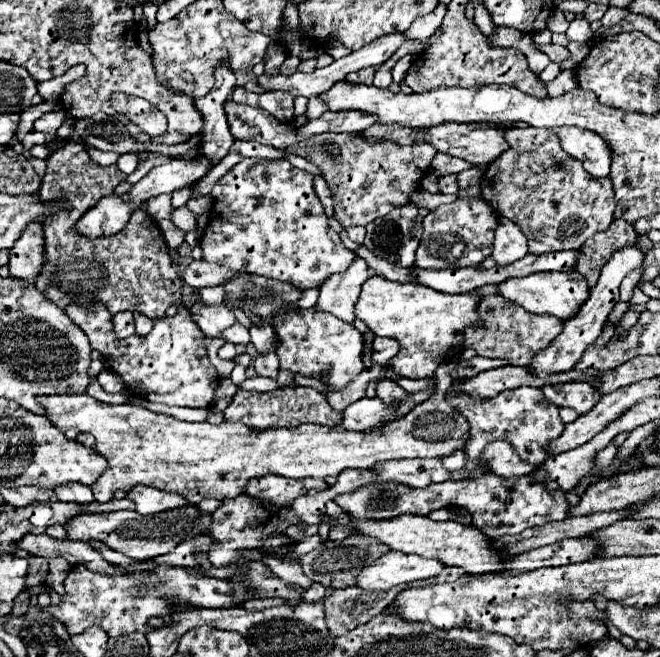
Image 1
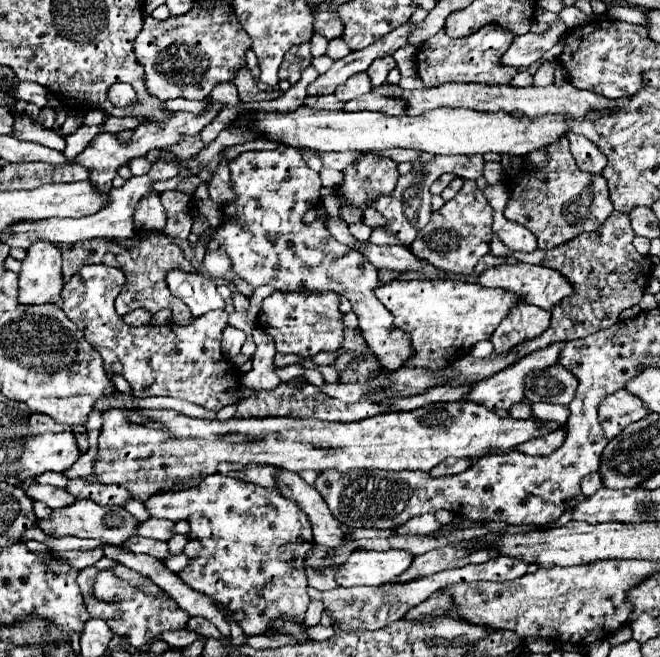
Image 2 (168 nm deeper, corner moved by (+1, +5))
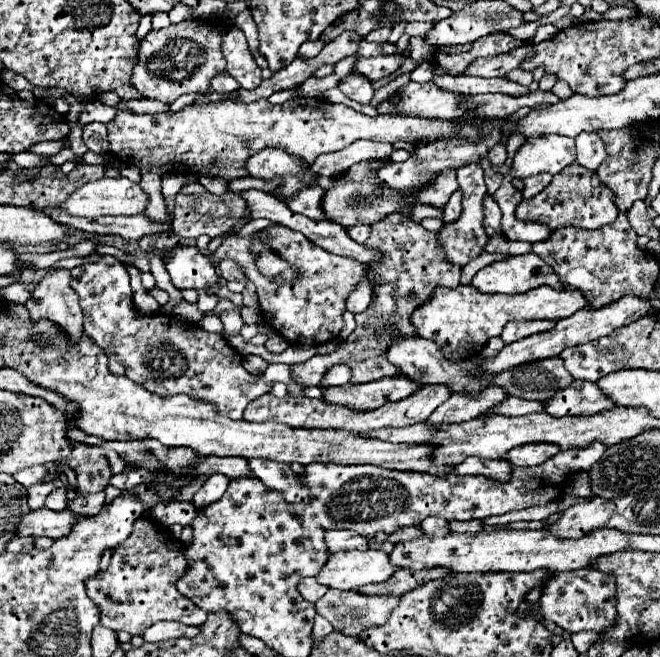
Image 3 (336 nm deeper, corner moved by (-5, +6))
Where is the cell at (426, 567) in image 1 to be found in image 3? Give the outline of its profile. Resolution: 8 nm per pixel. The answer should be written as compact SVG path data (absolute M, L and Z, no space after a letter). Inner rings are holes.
M356 551L334 553L328 557L316 581L328 589L350 591L368 583L380 583L392 577L396 567L390 563L388 553L384 551Z

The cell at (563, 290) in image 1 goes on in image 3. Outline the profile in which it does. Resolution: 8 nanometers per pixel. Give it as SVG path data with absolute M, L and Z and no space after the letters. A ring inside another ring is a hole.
M534 253L496 261L480 269L472 279L472 287L482 293L516 295L516 293L526 293L528 289L536 289L540 285L550 285L552 289L564 289L554 269L550 269L550 265L546 265Z

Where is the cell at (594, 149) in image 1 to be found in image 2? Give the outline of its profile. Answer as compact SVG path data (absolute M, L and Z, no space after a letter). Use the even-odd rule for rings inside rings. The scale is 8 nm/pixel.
M566 134L566 138L570 140L570 150L580 170L592 172L592 174L600 174L604 170L606 158L592 140L580 134Z

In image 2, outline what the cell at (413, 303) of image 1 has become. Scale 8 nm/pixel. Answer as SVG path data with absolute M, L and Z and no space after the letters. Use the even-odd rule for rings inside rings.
M392 280L376 288L376 298L394 316L394 324L410 336L414 354L408 362L404 362L404 366L424 366L424 370L442 370L444 366L450 366L458 356L464 358L464 354L470 354L476 342L490 340L492 332L508 314L508 310L520 302L516 294L502 288L484 288L476 282L460 280Z

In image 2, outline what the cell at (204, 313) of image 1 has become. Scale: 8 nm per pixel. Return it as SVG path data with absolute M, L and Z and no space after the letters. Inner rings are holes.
M170 270L166 282L170 292L190 308L192 316L202 316L210 310L224 310L226 306L222 296L216 292L216 284L202 274Z

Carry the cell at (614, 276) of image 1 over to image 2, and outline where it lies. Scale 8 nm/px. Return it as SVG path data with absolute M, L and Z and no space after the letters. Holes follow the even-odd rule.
M552 342L546 348L526 354L512 366L478 382L468 394L468 398L472 402L482 402L486 408L506 408L508 410L514 402L520 402L524 398L526 376L530 372L538 372L540 368L558 364L558 356L562 348L564 348L564 342Z

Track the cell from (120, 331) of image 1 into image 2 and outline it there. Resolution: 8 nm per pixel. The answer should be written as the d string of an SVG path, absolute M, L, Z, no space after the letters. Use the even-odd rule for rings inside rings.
M138 308L138 310L132 310L132 312L124 314L122 318L124 318L124 322L126 322L128 326L142 326L142 324L148 324L148 322L150 322L152 314L150 314L148 310Z

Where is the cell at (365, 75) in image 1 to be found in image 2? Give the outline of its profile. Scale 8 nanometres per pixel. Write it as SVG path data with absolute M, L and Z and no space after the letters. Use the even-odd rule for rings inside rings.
M360 72L360 74L352 74L352 78L348 78L348 80L334 92L334 96L336 96L338 100L346 102L346 100L354 100L354 98L358 98L358 96L370 92L370 88L372 88L372 84L370 84L368 74L366 74L366 72Z

